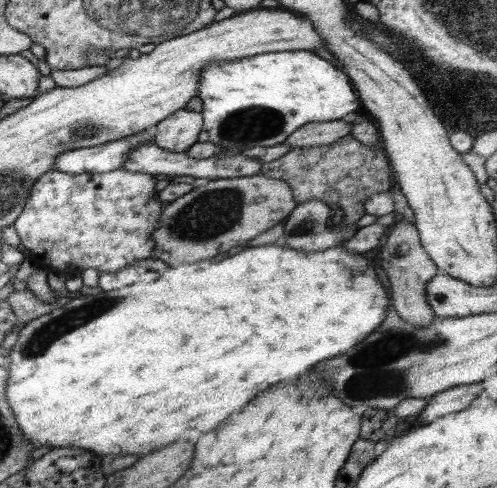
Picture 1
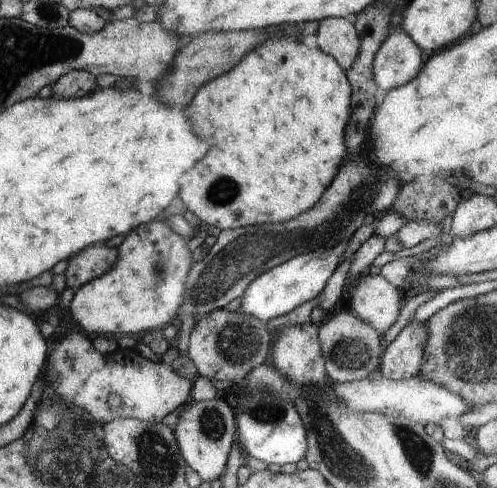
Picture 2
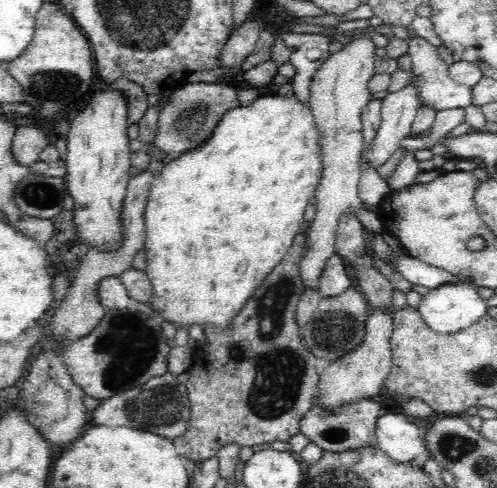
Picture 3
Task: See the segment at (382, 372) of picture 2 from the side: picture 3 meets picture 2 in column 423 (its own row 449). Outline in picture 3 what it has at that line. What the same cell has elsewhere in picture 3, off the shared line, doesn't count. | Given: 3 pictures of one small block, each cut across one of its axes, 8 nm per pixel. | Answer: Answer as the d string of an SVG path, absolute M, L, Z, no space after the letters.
M314 396L310 410L300 418L300 432L310 440L310 444L320 446L322 450L330 452L342 452L342 450L352 450L352 448L362 448L374 444L376 436L376 424L380 418L380 404L374 398L358 398L354 402L342 404L334 410L326 410L320 406L318 396Z

